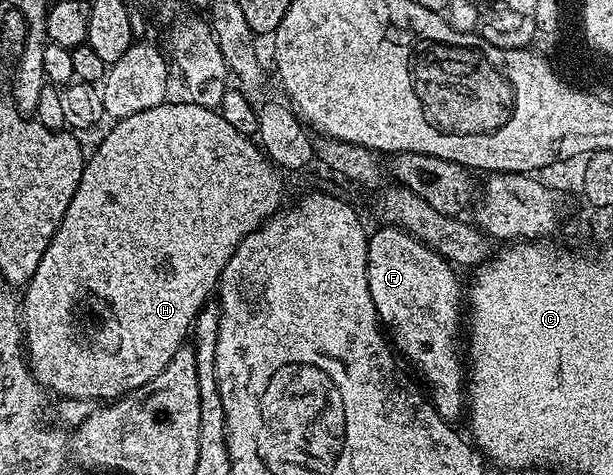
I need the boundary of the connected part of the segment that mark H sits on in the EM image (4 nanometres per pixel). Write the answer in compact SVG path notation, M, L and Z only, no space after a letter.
M166 102L159 106L151 106L151 110L142 110L140 114L131 114L131 118L116 121L112 127L113 129L98 142L97 149L88 153L85 169L79 178L79 186L75 186L75 198L71 198L71 206L67 206L67 214L63 214L59 230L55 230L47 250L43 250L43 258L39 258L39 266L28 284L24 285L23 295L19 300L21 330L29 369L42 388L52 395L54 392L54 397L67 400L112 402L118 396L134 392L139 386L151 382L151 378L158 376L163 366L171 362L175 350L179 350L186 343L197 311L205 307L212 297L209 296L212 292L214 295L218 291L221 271L227 266L231 254L235 254L239 242L243 242L247 234L255 231L270 216L282 211L286 203L283 178L285 176L279 171L278 166L250 137L235 130L216 108L204 108L188 102Z

